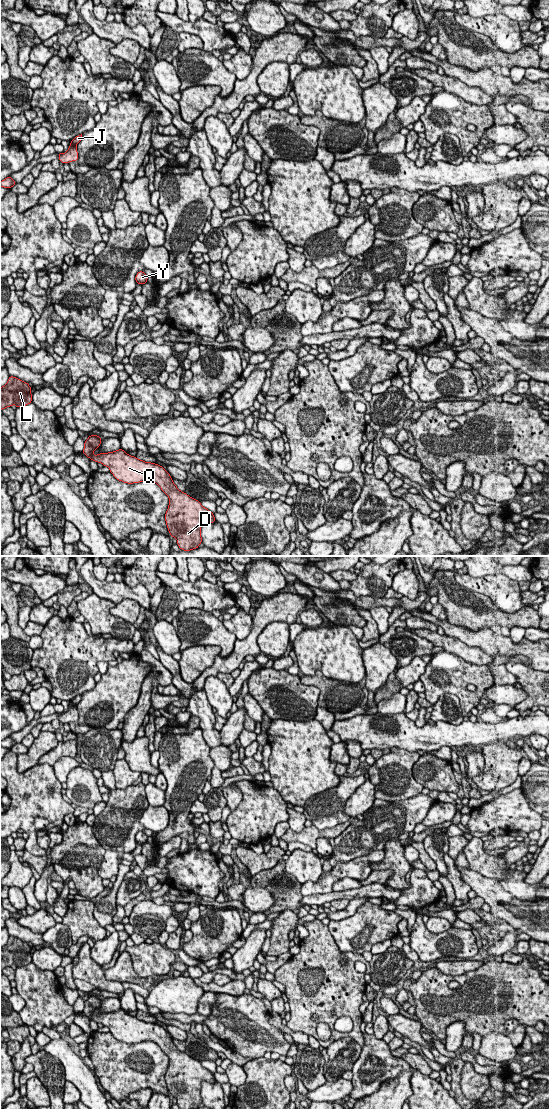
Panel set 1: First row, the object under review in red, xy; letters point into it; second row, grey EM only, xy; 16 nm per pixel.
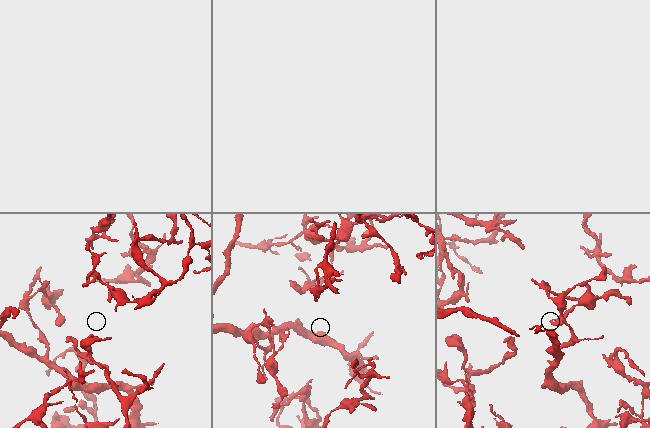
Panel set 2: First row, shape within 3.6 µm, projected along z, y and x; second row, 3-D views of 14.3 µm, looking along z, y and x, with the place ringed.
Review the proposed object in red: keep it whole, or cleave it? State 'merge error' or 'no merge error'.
no merge error

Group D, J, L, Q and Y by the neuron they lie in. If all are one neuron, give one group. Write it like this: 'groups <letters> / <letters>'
groups D J L Q Y

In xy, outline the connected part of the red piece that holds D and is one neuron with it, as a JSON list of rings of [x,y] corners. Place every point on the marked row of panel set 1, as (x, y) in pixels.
[[[90,435],[84,442],[83,454],[108,467],[113,476],[124,483],[156,483],[169,498],[165,521],[170,536],[176,538],[181,550],[197,549],[202,543],[201,523],[214,523],[216,519],[213,513],[203,507],[200,501],[179,490],[170,474],[156,463],[140,460],[121,448],[94,455],[93,452],[100,447],[101,438],[98,435]]]

